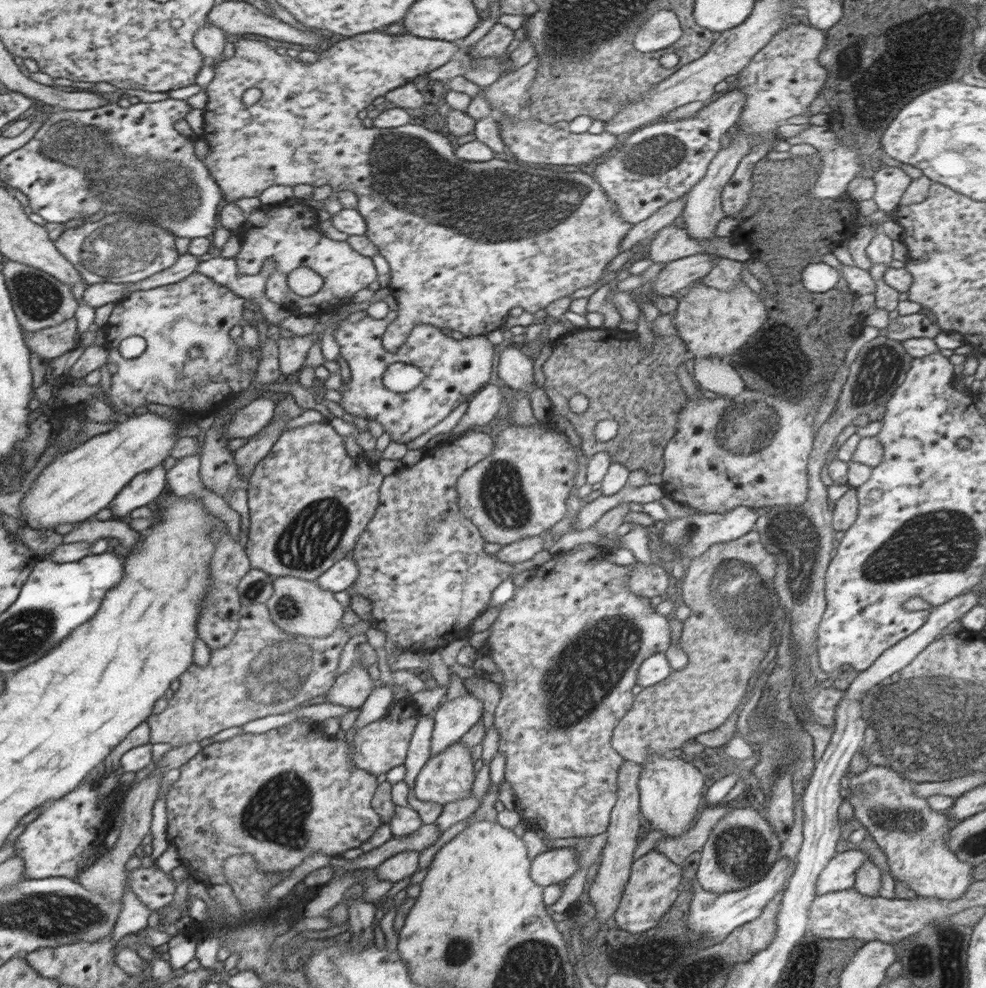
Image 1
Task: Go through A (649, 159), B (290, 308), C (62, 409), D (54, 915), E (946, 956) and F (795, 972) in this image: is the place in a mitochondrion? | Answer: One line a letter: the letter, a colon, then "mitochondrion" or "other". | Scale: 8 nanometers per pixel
A: mitochondrion
B: other
C: other
D: mitochondrion
E: mitochondrion
F: other

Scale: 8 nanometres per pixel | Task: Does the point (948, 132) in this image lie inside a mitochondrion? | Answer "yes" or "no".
no

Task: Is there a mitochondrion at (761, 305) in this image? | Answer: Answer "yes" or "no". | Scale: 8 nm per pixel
no

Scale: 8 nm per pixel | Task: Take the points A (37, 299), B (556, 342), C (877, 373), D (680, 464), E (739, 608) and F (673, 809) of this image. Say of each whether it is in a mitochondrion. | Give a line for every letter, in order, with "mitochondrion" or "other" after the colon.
A: mitochondrion
B: other
C: mitochondrion
D: other
E: mitochondrion
F: other

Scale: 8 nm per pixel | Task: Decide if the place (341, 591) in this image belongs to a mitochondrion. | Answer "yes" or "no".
no

